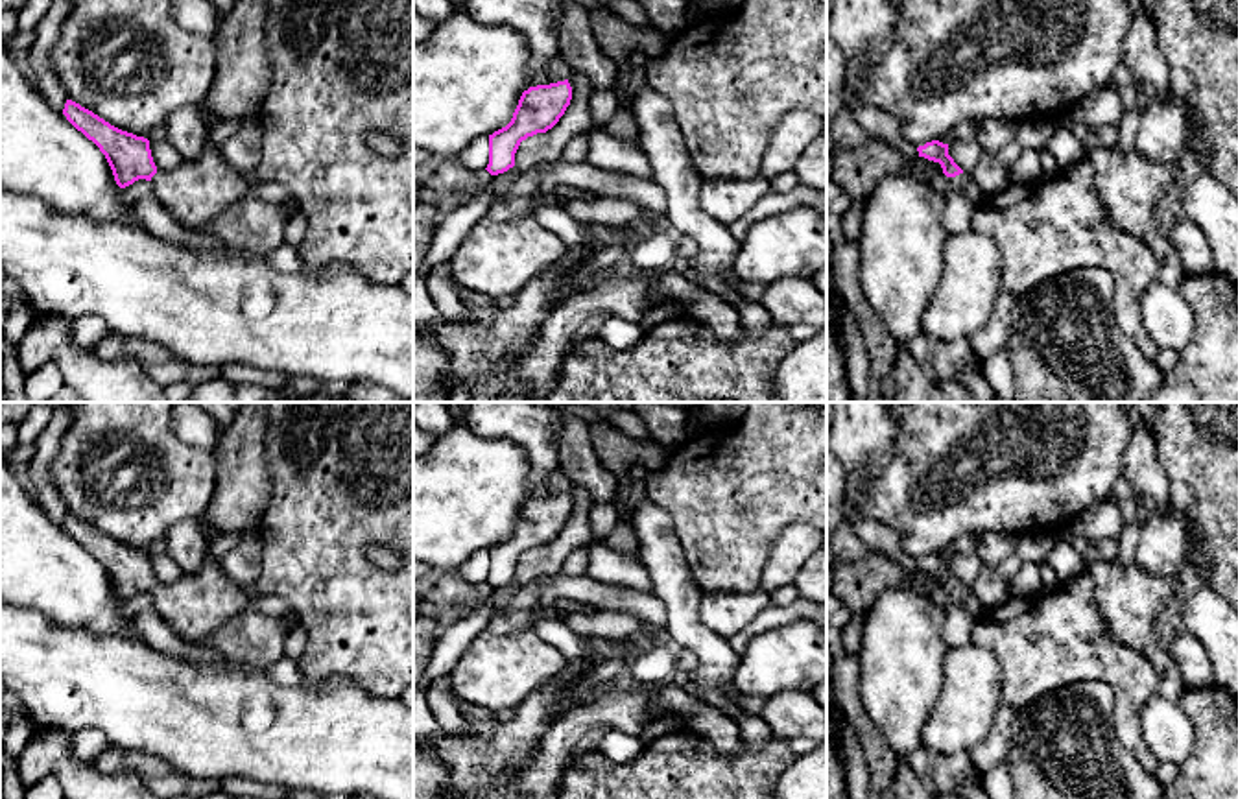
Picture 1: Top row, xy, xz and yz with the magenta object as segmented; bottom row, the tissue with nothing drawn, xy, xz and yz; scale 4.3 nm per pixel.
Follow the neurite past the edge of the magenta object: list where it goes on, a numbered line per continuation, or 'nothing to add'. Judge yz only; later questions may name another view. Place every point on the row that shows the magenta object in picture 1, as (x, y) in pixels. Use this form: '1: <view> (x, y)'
1: yz (964, 183)

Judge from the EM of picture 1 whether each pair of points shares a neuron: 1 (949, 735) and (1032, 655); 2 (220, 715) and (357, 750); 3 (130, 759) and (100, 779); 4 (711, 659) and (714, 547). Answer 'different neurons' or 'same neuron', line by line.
1: different neurons
2: same neuron
3: different neurons
4: different neurons

